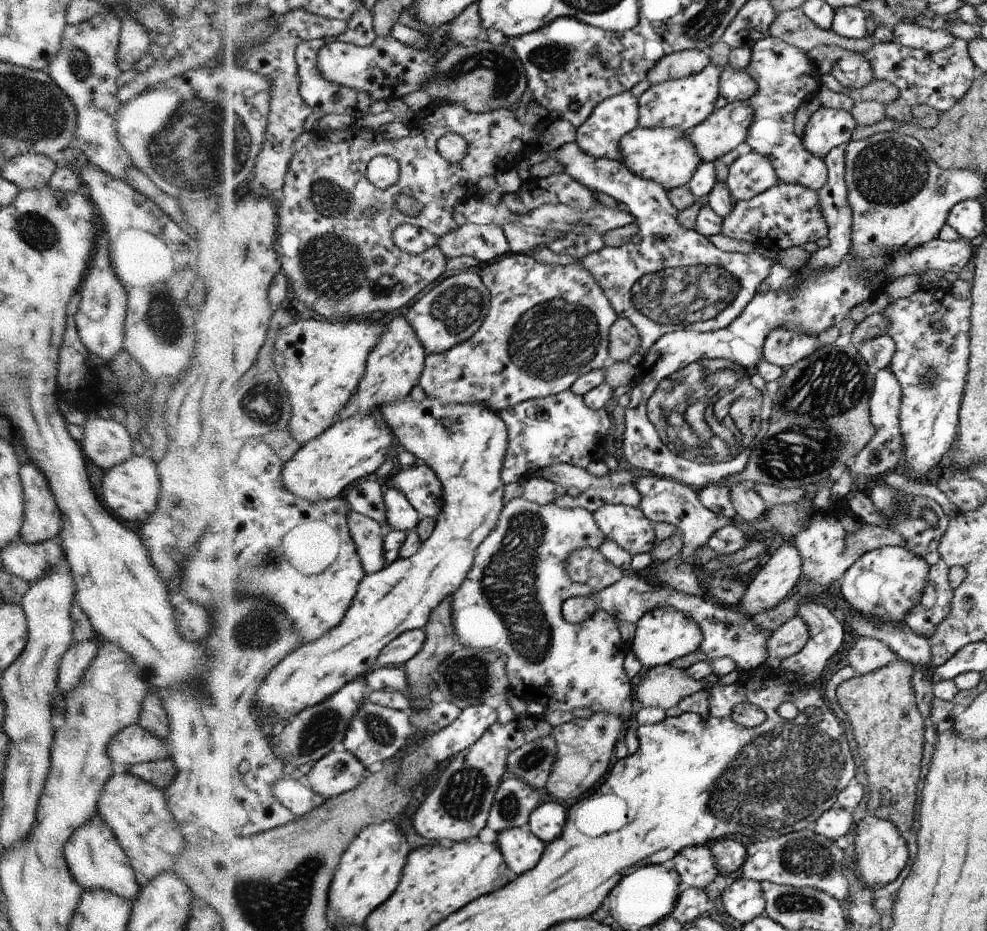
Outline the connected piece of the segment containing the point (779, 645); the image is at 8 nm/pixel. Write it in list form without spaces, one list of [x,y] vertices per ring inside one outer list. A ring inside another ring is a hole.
[[[799,616],[790,618],[777,631],[774,631],[768,642],[768,655],[787,659],[798,654],[809,638],[806,622]]]

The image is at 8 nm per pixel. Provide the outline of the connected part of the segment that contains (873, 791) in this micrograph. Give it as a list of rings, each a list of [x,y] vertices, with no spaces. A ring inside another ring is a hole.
[[[894,660],[880,670],[852,677],[839,684],[836,689],[836,698],[846,713],[851,727],[851,739],[858,745],[860,759],[866,766],[870,798],[868,810],[878,818],[893,822],[900,834],[914,827],[914,808],[916,808],[916,790],[920,782],[920,762],[922,762],[922,746],[924,746],[924,719],[916,706],[916,699],[911,685],[911,678],[915,670],[911,663]]]

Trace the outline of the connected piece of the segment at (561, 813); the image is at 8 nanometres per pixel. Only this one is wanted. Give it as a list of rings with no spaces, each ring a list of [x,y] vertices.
[[[550,799],[534,810],[528,822],[528,828],[532,834],[545,843],[552,842],[562,834],[564,820],[566,820],[568,813],[556,800]]]

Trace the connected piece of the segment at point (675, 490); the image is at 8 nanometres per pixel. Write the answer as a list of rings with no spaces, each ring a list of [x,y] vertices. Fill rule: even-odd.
[[[642,473],[640,478],[633,484],[642,495],[642,502],[638,506],[641,511],[646,515],[648,520],[655,522],[673,522],[678,529],[683,533],[684,546],[682,552],[680,552],[680,558],[685,562],[694,564],[696,560],[695,552],[700,547],[706,546],[710,540],[712,534],[714,534],[718,528],[733,524],[738,520],[745,523],[740,516],[729,519],[723,514],[716,514],[700,502],[698,491],[686,486],[684,483],[679,483],[675,479],[669,479],[668,477],[657,477],[654,474]]]

